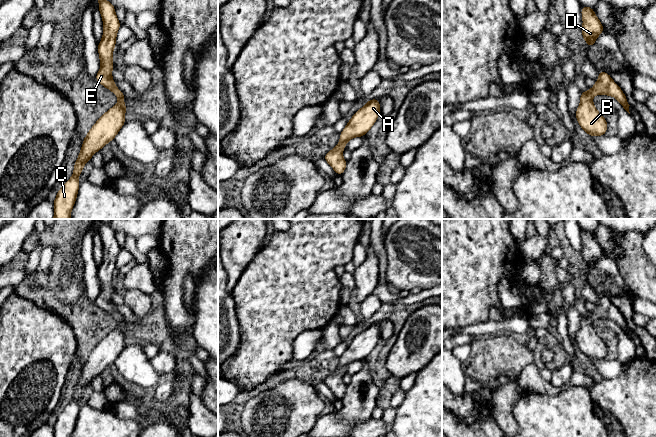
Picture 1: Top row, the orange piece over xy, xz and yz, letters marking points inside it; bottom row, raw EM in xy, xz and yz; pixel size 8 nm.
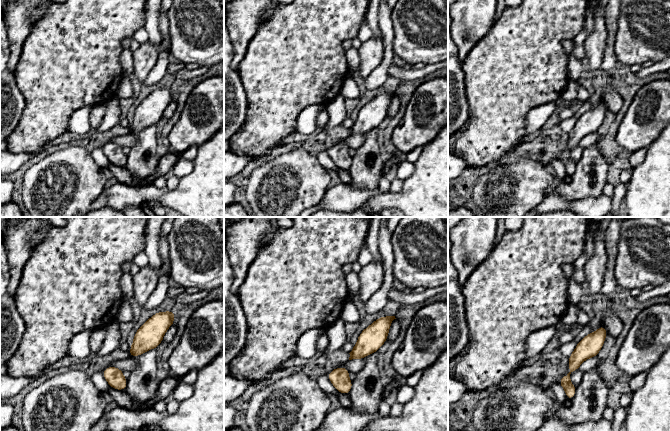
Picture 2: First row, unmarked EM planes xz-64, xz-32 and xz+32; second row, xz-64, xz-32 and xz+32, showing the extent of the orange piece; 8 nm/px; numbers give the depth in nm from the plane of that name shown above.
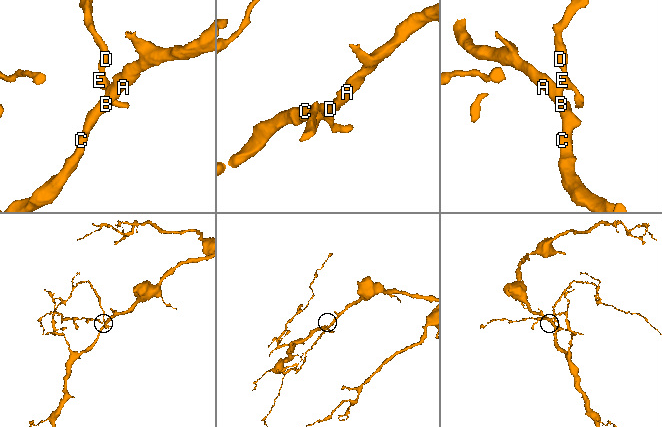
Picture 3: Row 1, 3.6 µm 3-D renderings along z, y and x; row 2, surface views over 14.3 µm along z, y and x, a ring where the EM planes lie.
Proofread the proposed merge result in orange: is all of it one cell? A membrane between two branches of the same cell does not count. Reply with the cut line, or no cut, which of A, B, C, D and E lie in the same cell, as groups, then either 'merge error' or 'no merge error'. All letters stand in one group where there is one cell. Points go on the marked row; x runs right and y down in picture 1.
cut none; groups A B C D E; no merge error

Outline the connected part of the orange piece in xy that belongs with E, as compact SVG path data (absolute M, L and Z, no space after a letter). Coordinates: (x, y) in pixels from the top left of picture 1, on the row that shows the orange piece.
M99 0L98 9L103 19L103 37L98 43L101 68L96 74L95 79L102 86L113 92L119 103L104 113L84 138L81 152L74 163L73 176L57 191L57 196L53 201L53 219L70 219L79 190L80 180L78 176L83 171L85 163L91 160L95 152L101 150L108 142L114 140L125 124L125 112L127 110L124 103L125 96L118 89L112 78L113 49L116 46L116 36L121 23L116 16L115 7L110 1Z

